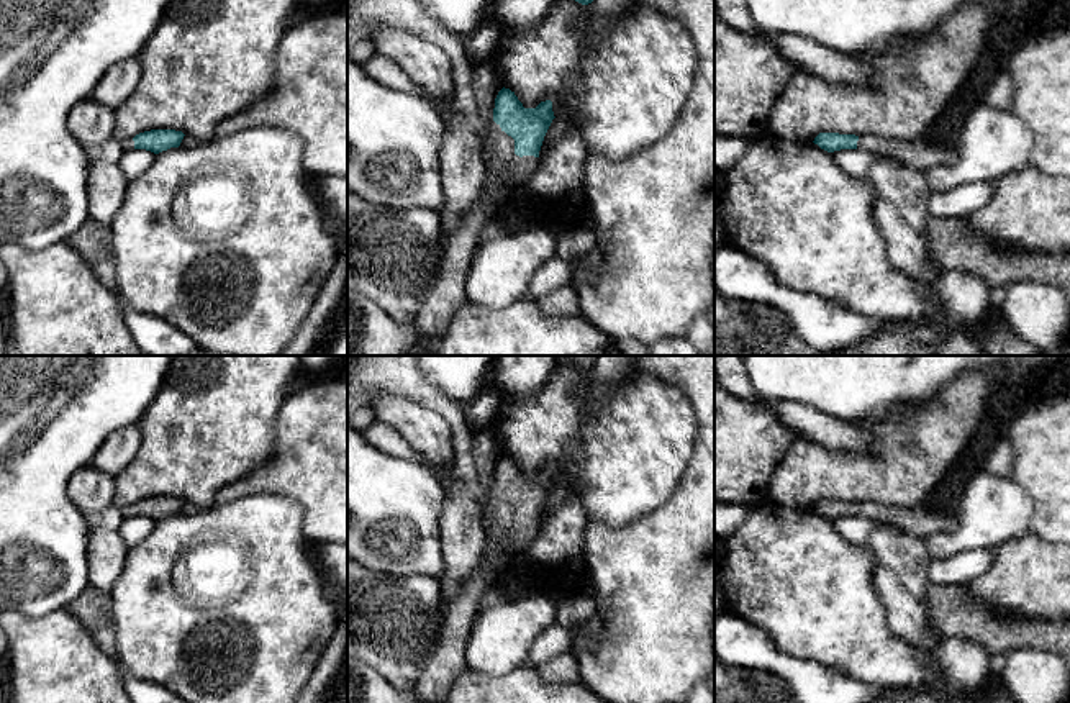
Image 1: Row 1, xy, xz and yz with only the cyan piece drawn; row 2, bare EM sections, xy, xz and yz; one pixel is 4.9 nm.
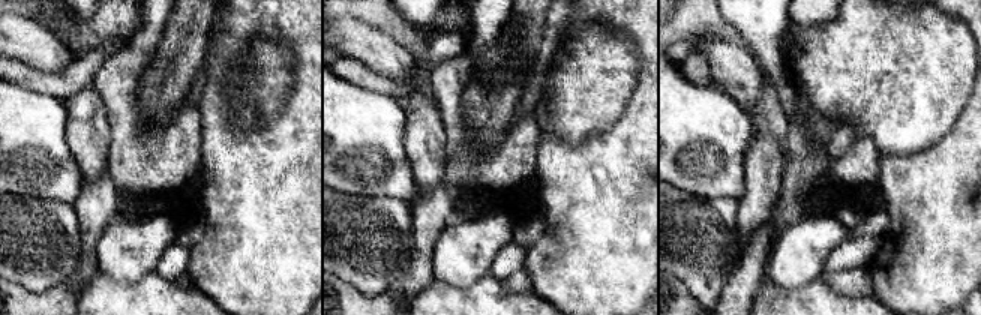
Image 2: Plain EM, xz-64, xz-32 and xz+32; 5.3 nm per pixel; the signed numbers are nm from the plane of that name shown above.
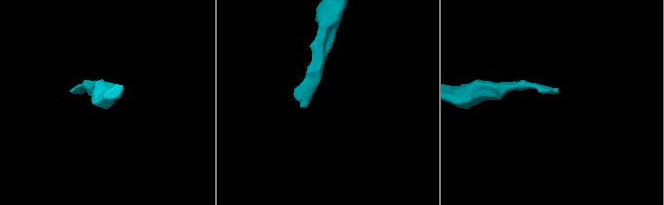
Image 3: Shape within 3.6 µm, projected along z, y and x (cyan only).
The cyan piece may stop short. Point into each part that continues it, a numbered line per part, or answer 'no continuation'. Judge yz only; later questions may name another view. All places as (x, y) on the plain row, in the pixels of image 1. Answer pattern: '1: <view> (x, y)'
1: yz (921, 521)

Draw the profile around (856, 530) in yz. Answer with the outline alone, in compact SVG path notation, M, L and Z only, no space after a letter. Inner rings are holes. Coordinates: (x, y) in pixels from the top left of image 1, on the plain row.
M841 516L831 519L836 531L849 542L862 546L867 544L873 529L882 523L862 516Z

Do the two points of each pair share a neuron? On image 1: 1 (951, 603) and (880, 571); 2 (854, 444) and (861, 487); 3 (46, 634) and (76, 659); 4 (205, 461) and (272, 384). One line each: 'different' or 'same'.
1: different
2: different
3: same
4: same

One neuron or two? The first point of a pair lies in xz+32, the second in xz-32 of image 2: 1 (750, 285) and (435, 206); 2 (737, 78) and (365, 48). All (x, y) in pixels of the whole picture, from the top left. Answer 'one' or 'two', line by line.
1: one
2: one

